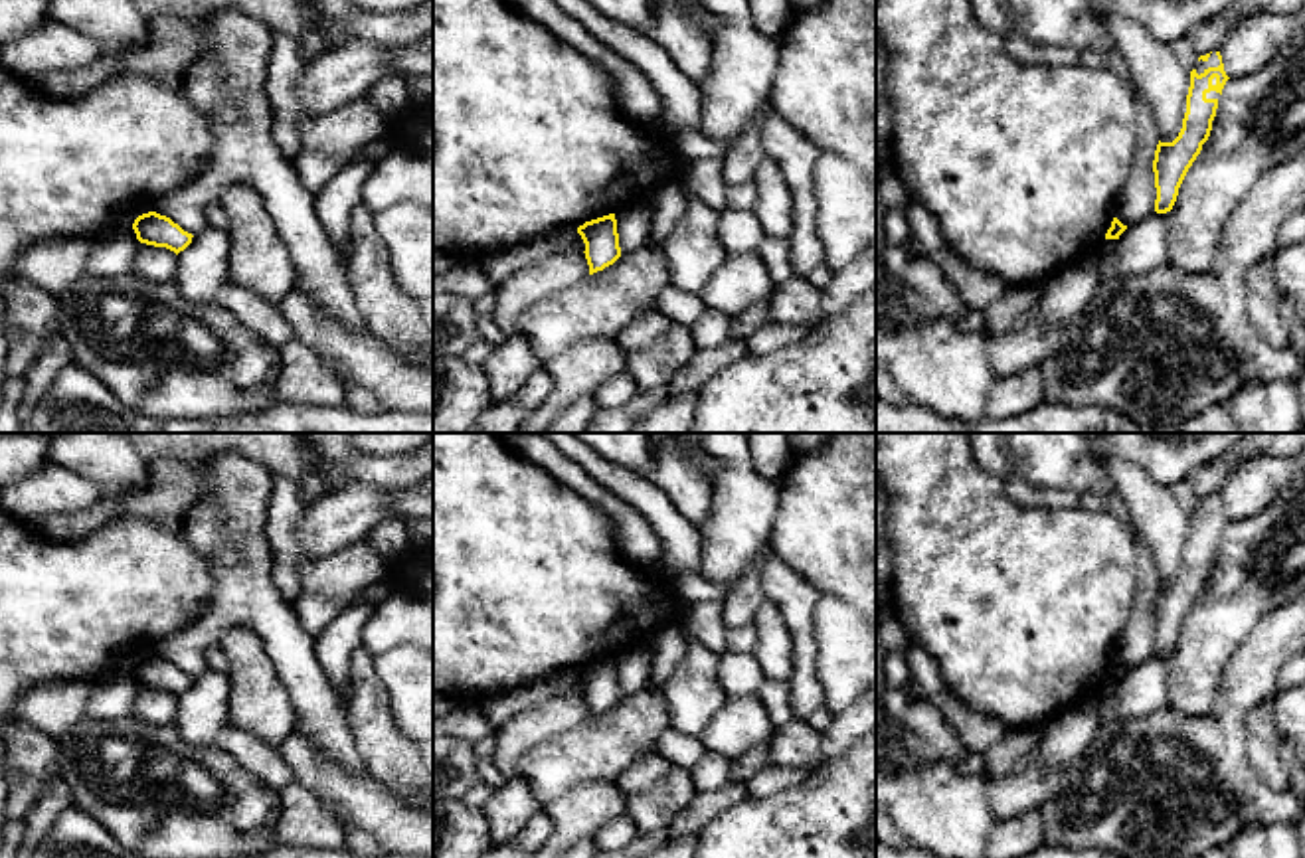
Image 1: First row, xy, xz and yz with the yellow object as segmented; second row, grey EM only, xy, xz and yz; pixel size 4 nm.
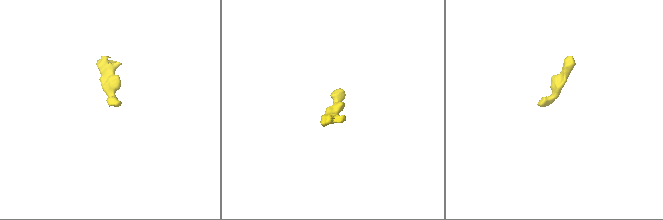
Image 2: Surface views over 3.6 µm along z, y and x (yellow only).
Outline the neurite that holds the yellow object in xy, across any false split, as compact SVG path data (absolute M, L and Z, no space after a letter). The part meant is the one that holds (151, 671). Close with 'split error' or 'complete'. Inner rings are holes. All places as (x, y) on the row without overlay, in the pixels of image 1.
M132 643L113 664L115 670L132 670L136 682L146 688L166 690L176 698L192 686L192 676L184 674L170 660L160 658L152 648Z; split error

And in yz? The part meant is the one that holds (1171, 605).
M1220 494L1198 500L1190 514L1186 556L1178 579L1173 585L1161 585L1157 577L1139 579L1131 619L1115 643L1115 660L1105 682L1119 682L1129 668L1153 654L1173 652L1188 611L1210 579L1218 542L1228 522Z; split error

